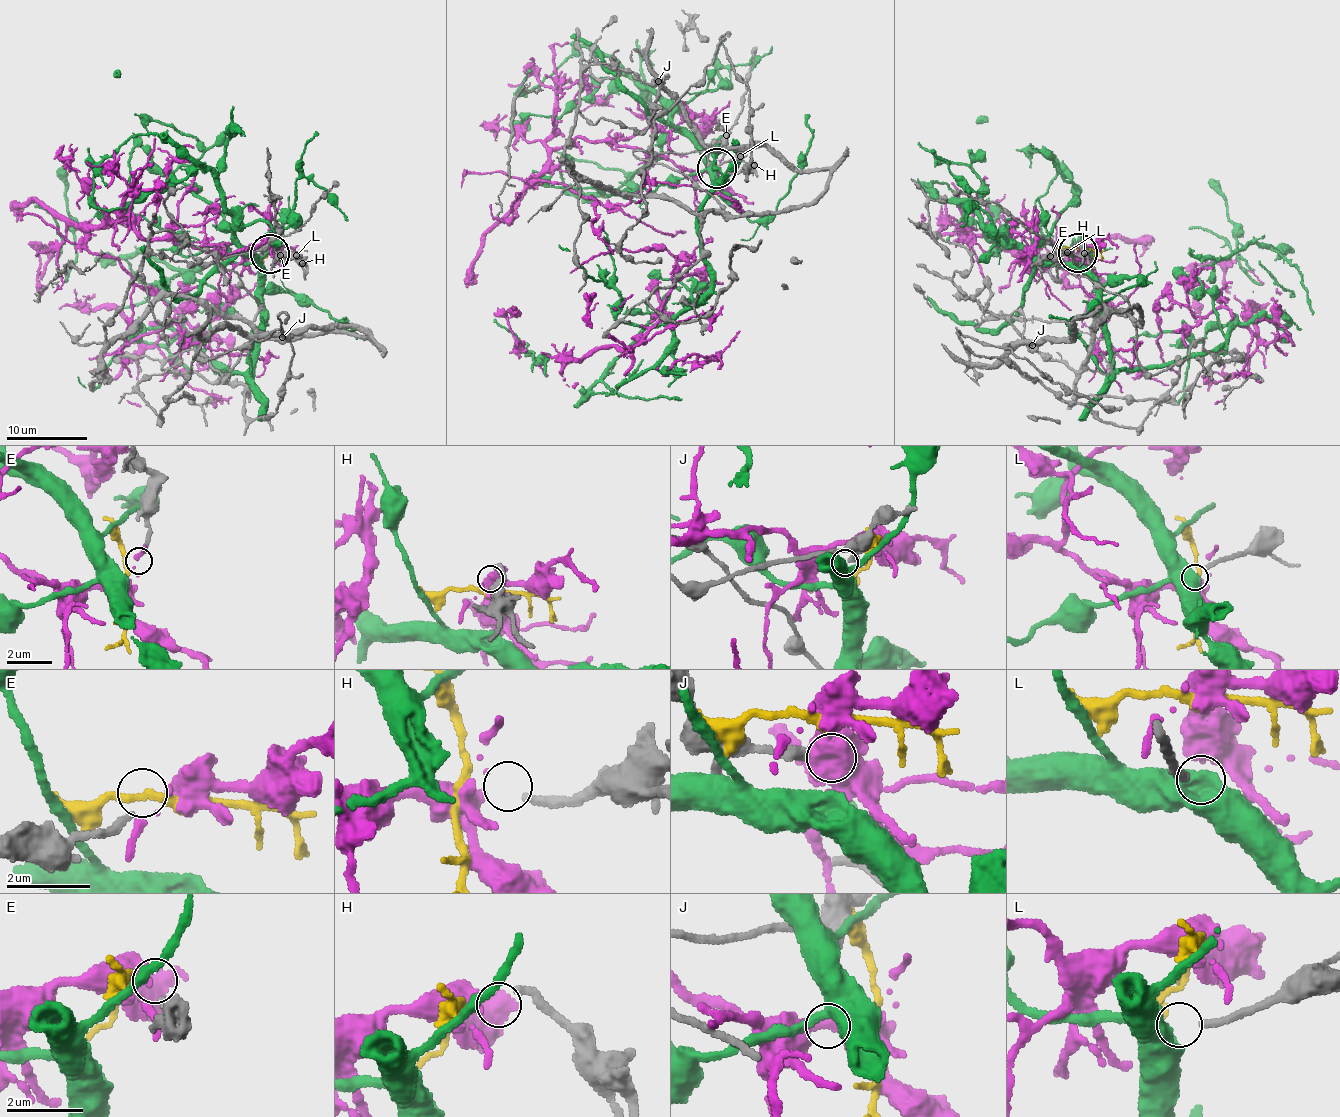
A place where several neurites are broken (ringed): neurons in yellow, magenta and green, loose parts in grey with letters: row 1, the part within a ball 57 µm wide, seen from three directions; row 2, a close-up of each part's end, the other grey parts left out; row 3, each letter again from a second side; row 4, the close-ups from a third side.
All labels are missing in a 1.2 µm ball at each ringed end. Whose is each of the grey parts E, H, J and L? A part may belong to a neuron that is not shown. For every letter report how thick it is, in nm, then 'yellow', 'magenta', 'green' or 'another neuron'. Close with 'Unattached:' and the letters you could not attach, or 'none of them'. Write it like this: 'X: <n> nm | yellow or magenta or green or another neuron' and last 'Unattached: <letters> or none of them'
E: 180 nm | another neuron
H: 220 nm | magenta
J: 240 nm | another neuron
L: 180 nm | green
Unattached: E, J

